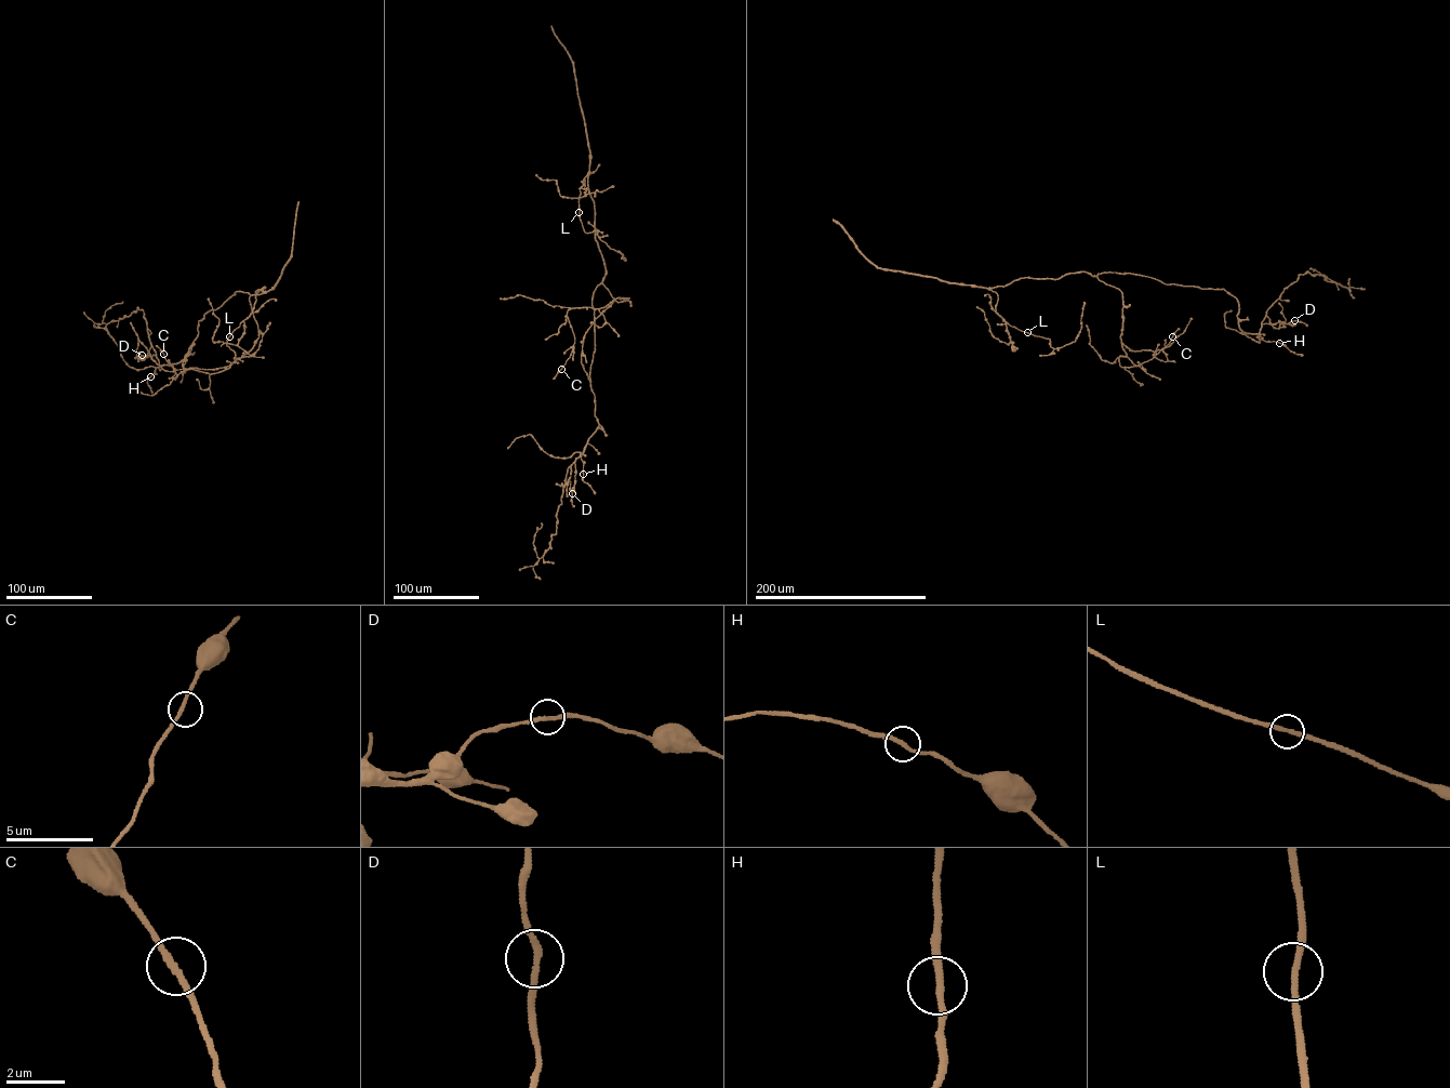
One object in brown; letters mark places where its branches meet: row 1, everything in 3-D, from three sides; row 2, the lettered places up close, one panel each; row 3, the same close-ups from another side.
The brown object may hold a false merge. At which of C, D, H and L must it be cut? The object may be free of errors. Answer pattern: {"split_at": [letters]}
{"split_at": []}

